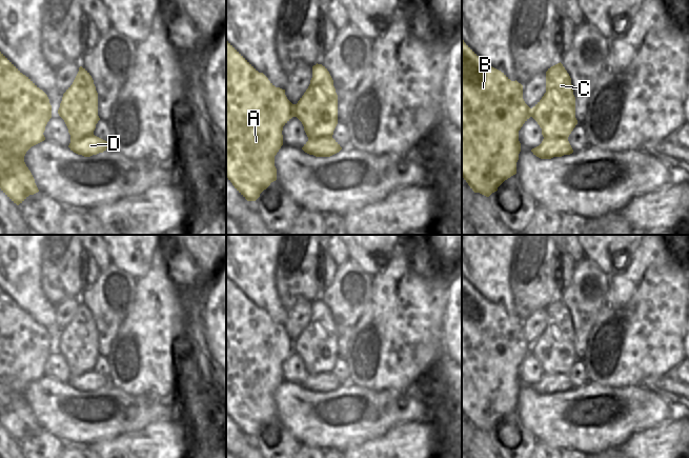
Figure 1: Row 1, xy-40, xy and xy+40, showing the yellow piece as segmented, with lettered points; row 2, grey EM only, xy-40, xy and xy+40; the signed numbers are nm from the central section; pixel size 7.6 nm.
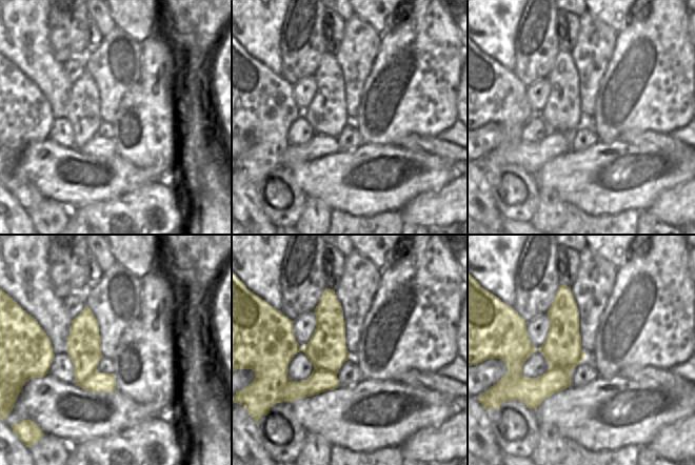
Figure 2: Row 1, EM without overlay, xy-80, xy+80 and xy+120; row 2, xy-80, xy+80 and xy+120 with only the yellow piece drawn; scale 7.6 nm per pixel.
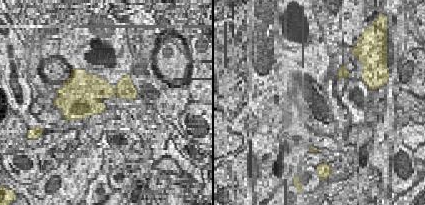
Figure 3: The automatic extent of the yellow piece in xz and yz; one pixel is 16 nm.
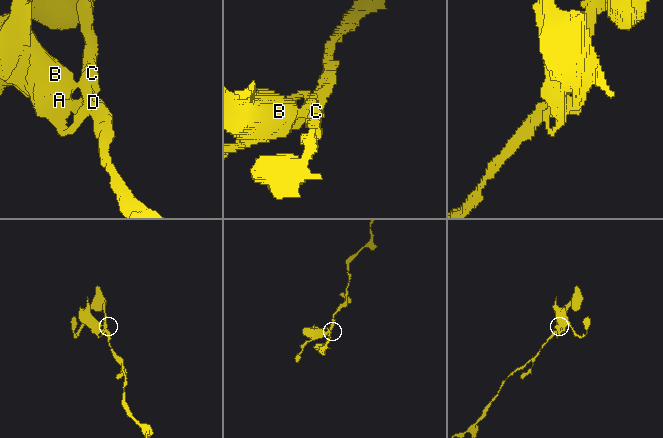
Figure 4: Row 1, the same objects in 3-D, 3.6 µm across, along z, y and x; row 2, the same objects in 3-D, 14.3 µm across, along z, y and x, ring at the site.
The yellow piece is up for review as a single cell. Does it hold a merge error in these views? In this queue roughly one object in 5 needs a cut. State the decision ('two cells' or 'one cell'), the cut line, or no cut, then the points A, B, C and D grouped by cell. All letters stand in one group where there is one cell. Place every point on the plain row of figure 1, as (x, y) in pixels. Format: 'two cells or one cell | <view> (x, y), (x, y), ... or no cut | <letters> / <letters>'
one cell | no cut | A B C D

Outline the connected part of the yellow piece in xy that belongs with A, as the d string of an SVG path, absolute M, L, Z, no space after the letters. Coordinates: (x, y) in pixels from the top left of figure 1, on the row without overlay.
M226 277L226 414L247 436L256 437L277 416L275 392L283 381L283 362L297 353L308 377L302 385L316 393L330 393L342 383L332 374L338 360L338 331L325 302L312 302L312 314L304 331L292 340L285 325L276 323Z

